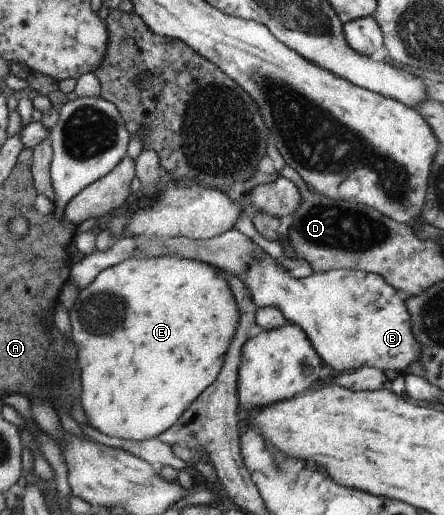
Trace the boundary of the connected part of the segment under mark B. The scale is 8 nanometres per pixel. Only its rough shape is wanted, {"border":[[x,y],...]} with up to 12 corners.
{"border":[[268,254],[243,283],[338,373],[412,373],[424,349],[380,274],[296,279]]}

